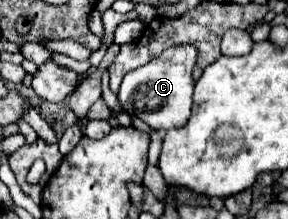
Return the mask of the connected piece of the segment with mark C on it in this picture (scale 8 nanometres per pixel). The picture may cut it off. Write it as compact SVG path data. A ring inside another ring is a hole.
M174 45L148 65L126 73L118 91L118 101L128 113L136 115L156 131L182 127L190 119L192 109L194 65L196 65L196 49L190 45Z

